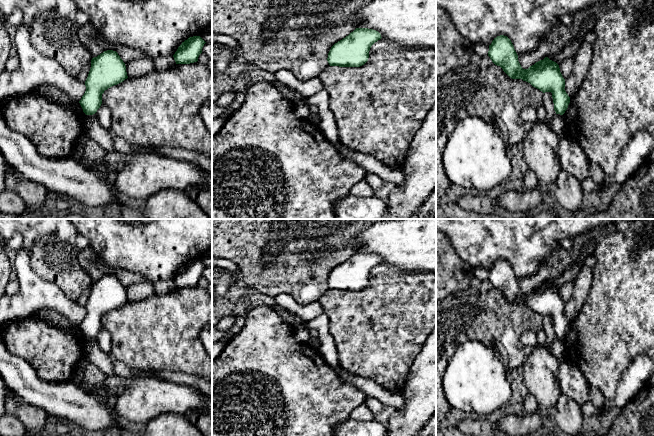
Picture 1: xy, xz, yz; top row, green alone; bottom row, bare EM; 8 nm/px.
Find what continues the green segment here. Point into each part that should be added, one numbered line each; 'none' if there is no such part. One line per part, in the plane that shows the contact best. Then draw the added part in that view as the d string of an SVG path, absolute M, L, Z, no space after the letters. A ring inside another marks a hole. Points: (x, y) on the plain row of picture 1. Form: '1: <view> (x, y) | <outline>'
none

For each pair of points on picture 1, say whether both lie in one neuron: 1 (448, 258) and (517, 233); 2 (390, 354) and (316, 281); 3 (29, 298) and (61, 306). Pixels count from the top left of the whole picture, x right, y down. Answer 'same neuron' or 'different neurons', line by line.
1: different neurons
2: different neurons
3: same neuron

